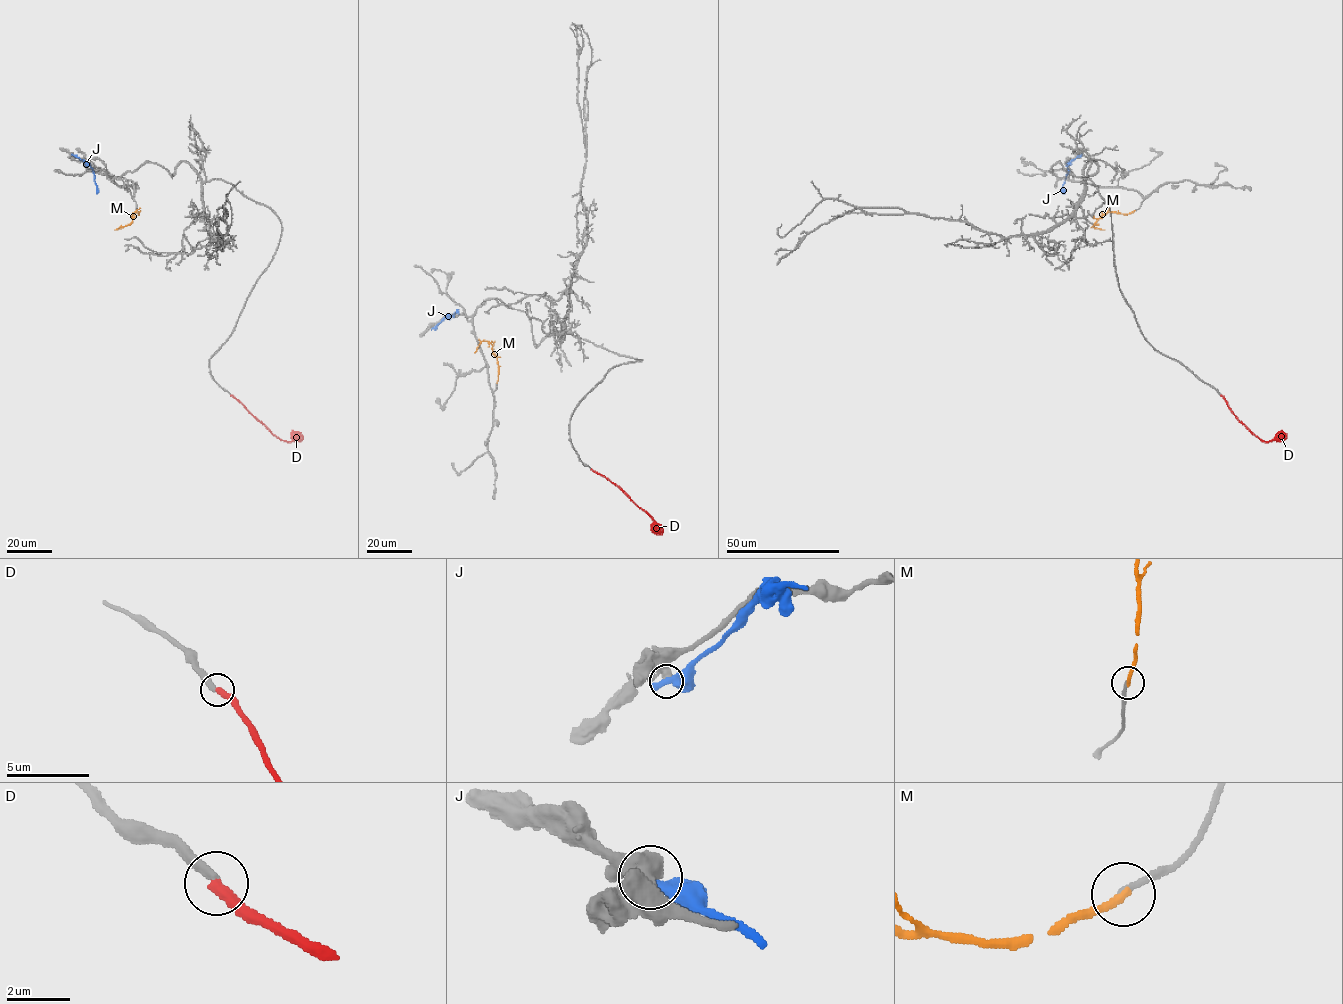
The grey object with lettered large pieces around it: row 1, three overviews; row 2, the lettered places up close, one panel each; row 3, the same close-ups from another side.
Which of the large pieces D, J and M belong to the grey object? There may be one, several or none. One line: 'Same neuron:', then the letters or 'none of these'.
Same neuron: D

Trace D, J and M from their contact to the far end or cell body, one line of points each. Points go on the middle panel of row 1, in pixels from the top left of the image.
D: (591, 469), (617, 485), (650, 515), (660, 534)
J: (432, 328), (449, 315), (453, 316), (457, 309), (458, 313)
M: (497, 382), (498, 366), (492, 345), (482, 341), (474, 353)

